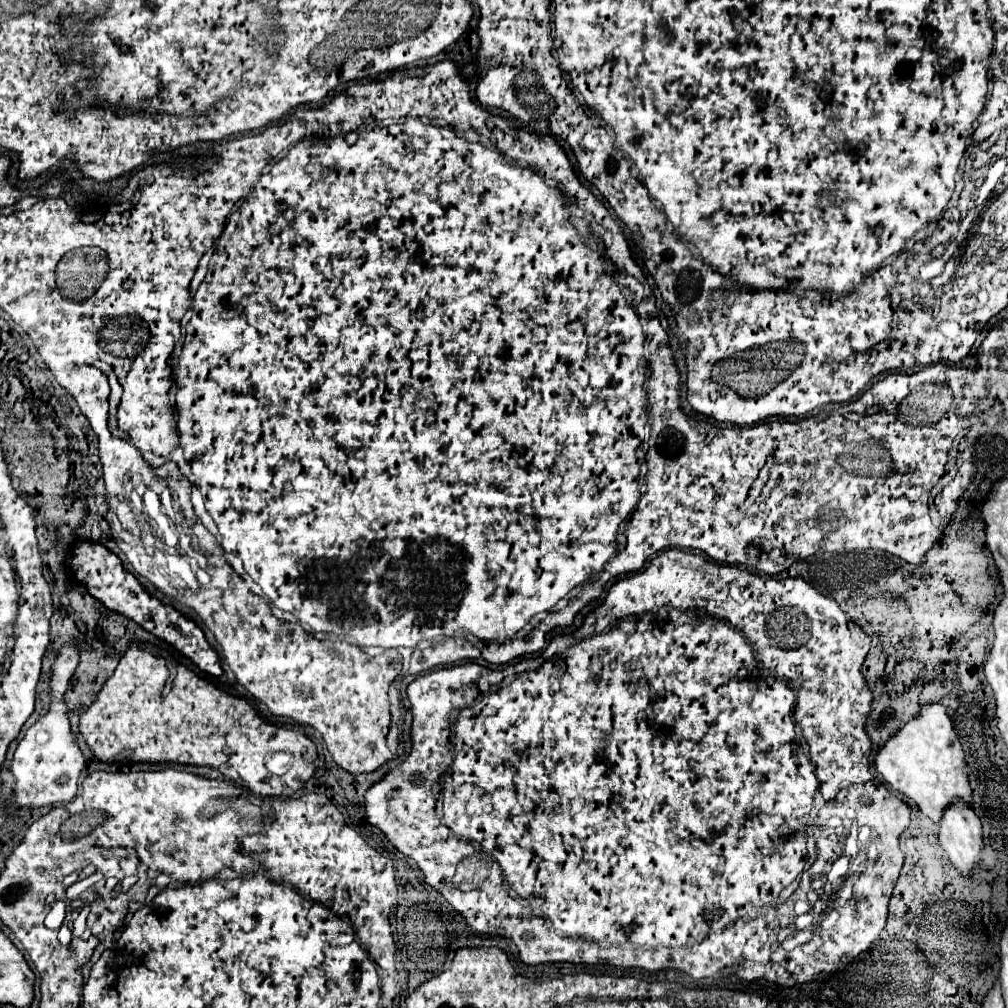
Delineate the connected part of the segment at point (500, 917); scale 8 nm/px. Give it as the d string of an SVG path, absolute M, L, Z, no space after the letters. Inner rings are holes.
M668 549L668 550L666 550L666 551L664 551L664 552L663 552L663 553L662 553L662 554L660 554L660 555L659 555L659 556L658 556L658 557L656 557L656 559L654 559L654 560L652 560L652 561L651 561L651 562L650 562L650 563L649 563L649 564L648 564L648 565L650 565L650 567L648 567L648 569L644 569L644 571L638 571L638 573L634 573L634 575L630 575L630 577L624 577L624 579L620 579L620 581L616 581L616 583L614 583L614 585L612 585L612 587L614 587L614 589L610 589L610 593L608 593L608 599L606 599L606 601L604 601L604 603L602 603L602 605L600 605L600 607L598 607L598 609L596 609L596 611L592 611L592 613L590 613L590 621L586 621L586 629L590 629L590 623L592 623L592 633L598 633L598 637L586 637L586 641L574 641L574 633L572 633L572 635L556 635L556 637L554 637L554 639L552 639L552 641L550 641L550 645L548 645L548 647L546 647L546 649L544 649L544 653L538 653L538 655L534 655L534 657L532 657L532 659L522 659L522 661L518 661L518 663L514 663L514 665L508 665L508 667L506 667L506 669L502 669L502 671L488 671L488 669L486 669L486 671L482 671L482 667L480 667L480 665L476 665L476 663L464 663L464 665L452 665L452 667L444 667L444 669L436 669L436 670L433 670L433 671L430 671L430 672L429 672L429 673L426 673L426 674L424 674L424 675L420 675L420 676L418 676L418 677L416 677L416 679L414 679L414 680L413 680L413 681L412 681L412 682L411 682L411 683L410 683L410 684L409 684L409 685L408 685L408 686L407 686L407 689L406 689L406 692L407 692L407 695L408 695L408 697L410 697L410 703L412 703L412 713L414 713L414 721L412 721L412 753L410 753L410 755L408 755L408 759L406 759L406 761L404 761L404 763L402 763L402 765L398 765L398 767L396 767L396 769L392 769L392 771L390 771L390 773L388 773L388 775L386 775L386 777L384 777L384 779L382 779L382 781L378 781L378 783L376 783L376 785L374 785L374 787L370 787L370 789L368 789L368 793L366 793L366 813L368 813L368 821L370 821L370 823L372 823L372 825L374 825L374 827L378 827L378 829L380 829L380 831L382 831L382 833L384 833L384 835L386 835L386 837L388 837L388 839L390 839L390 841L392 841L392 845L394 845L394 847L396 847L396 849L398 849L398 851L400 851L400 853L404 853L404 855L406 855L406 857L410 857L410 859L414 859L414 861L416 861L416 865L418 865L418 869L420 869L420 871L422 871L422 873L424 873L424 877L426 877L426 883L428 883L428 885L432 885L432 887L436 887L436 891L440 891L440 893L442 893L442 895L444 895L444 897L446 897L446 899L448 899L448 901L450 901L450 903L452 903L452 907L454 907L454 909L456 909L456 911L460 911L460 913L462 913L462 917L464 917L464 919L466 919L466 921L468 921L468 925L472 925L472 927L474 927L474 929L478 929L478 931L482 931L482 933L496 933L496 935L508 935L508 937L510 937L510 939L512 939L512 941L514 941L514 943L516 943L516 945L518 945L518 949L520 949L520 959L522 959L522 961L524 961L524 963L526 963L526 965L540 965L540 963L596 963L596 961L600 961L600 963L610 963L610 965L616 965L616 967L642 967L642 969L646 969L646 971L658 971L658 969L680 969L680 971L684 971L684 973L688 973L688 975L690 975L690 977L694 977L694 979L700 979L700 977L714 977L714 979L718 979L718 977L730 977L730 975L736 975L736 977L740 977L740 979L744 979L744 981L754 981L754 979L768 979L768 981L772 981L772 983L778 983L778 985L782 985L782 987L794 987L794 985L798 985L798 983L810 983L810 981L818 981L818 979L822 979L822 981L828 981L828 979L830 979L830 977L832 977L832 975L834 975L834 973L836 973L836 971L840 971L840 969L842 969L842 967L846 967L846 965L848 965L848 963L850 963L850 961L852 961L852 959L854 959L854 957L856 957L856 955L860 955L860 953L862 953L862 951L866 951L866 949L868 949L868 947L870 947L870 945L872 945L872 941L874 941L874 939L876 939L876 937L878 937L878 935L880 935L880 933L882 933L882 929L884 929L884 925L886 925L886 917L888 917L888 901L890 901L890 897L892 897L892 889L894 889L894 885L896 885L896 881L898 881L898 875L900 875L900 869L902 869L902 865L904 865L904 853L902 853L902 851L900 851L900 847L898 847L898 839L900 839L900 835L902 835L902 833L904 833L904 831L906 831L906 829L908 829L908 827L910 827L910 807L908 807L908 805L906 805L906 803L904 803L904 801L902 801L902 799L898 799L898 797L896 797L896 795L894 795L894 793L890 793L890 791L888 791L888 789L886 789L886 787L884 787L884 785L882 785L882 783L874 783L874 781L876 781L876 779L874 779L874 775L872 775L872 773L870 773L870 771L868 771L868 765L870 765L870 763L868 763L868 759L870 759L870 753L872 753L872 741L870 741L870 735L868 735L868 733L866 733L866 723L868 723L868 715L870 715L870 705L872 705L872 691L870 691L870 689L868 689L868 685L866 685L866 679L864 679L864 677L862 677L862 663L864 663L864 659L866 659L866 655L868 655L868 649L870 649L870 637L868 637L868 635L866 635L866 633L864 633L864 631L862 631L862 627L860 627L860 625L856 625L856 623L854 623L854 621L852 621L852 619L850 619L850 615L848 615L848 613L844 613L844 611L842 611L842 609L840 609L840 607L838 607L838 603L836 603L836 601L834 601L834 599L828 599L828 597L824 597L824 595L820 595L820 593L818 593L818 591L816 591L816 589L814 589L814 587L812 587L812 585L808 585L808 583L806 583L806 581L804 581L804 579L802 579L802 577L788 577L788 579L772 579L772 578L770 578L770 577L760 577L760 575L754 575L754 573L748 573L748 571L747 571L747 570L743 570L743 569L741 569L741 568L739 568L739 567L737 567L737 566L733 566L733 565L729 565L729 564L725 564L725 565L722 565L722 564L720 564L720 563L717 563L717 562L716 562L716 561L708 561L708 559L704 559L704 557L700 557L700 555L694 555L694 553L688 553L688 551L686 551L686 550L682 550L682 549ZM640 573L672 573L672 579L668 579L668 587L664 587L664 589L662 589L662 591L664 591L664 593L662 593L662 597L660 597L660 595L656 595L656 597L652 597L652 595L650 595L650 593L646 593L646 591L650 591L650 589L646 589L646 587L644 587L644 589L640 589L640 587L642 587L642 585L640 585L640 583L638 583L638 581L636 581L636 579L640 579L640 577L636 577L636 575L640 575ZM614 607L620 607L620 611L622 611L622 617L626 617L626 615L632 615L632 617L630 617L630 621L614 621L614 625L610 625L610 621L606 621L606 617L594 617L594 613L610 613L610 617L614 617ZM500 679L502 679L502 683L500 683L500 687L498 687L498 689L494 689L494 693L486 693L486 695L482 695L482 687L494 687L494 685L496 685L496 683L498 683L498 681L500 681ZM450 723L452 723L452 733L454 733L454 735L456 735L456 739L454 739L454 745L452 745L452 743L450 743ZM440 789L442 789L442 813L438 813L438 793L440 793ZM811 882L812 882L812 884L813 884L813 885L814 885L814 886L813 886L813 888L814 888L814 890L815 890L815 892L816 892L816 893L818 893L818 895L819 895L819 899L818 899L818 900L817 900L817 901L816 901L816 902L815 902L815 905L814 905L814 906L813 906L813 909L812 909L812 911L811 911L811 912L808 912L808 913L805 913L805 914L802 914L802 915L799 915L799 916L796 916L796 917L795 917L795 918L794 918L794 920L793 920L793 921L797 921L797 924L796 924L796 929L795 929L795 931L794 931L794 933L793 933L793 934L792 934L792 935L791 935L791 936L789 936L789 937L788 937L788 938L786 938L786 939L785 939L785 940L783 940L783 941L781 941L781 942L779 942L779 943L778 943L778 939L776 939L776 937L774 937L774 933L772 933L772 935L770 935L770 925L768 925L768 931L766 931L766 927L760 927L760 923L766 923L766 921L774 921L774 918L773 918L773 917L764 917L764 913L766 913L766 911L768 911L768 909L774 909L774 907L778 907L778 906L780 906L780 905L781 905L781 904L782 904L782 903L784 903L784 902L785 902L785 901L787 901L787 900L789 900L789 899L790 899L790 898L791 898L791 896L792 896L792 894L793 894L793 893L794 893L794 892L795 892L795 891L796 891L796 889L798 889L798 888L799 888L799 886L800 886L800 887L801 887L801 886L802 886L802 885L803 885L803 890L807 890L807 889L808 889L808 888L809 888L809 890L813 890L813 888L812 888L812 887L811 887Z

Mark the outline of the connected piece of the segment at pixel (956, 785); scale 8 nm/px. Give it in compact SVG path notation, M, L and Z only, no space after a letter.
M942 703L922 707L920 715L896 731L876 755L876 771L882 775L884 783L908 799L914 799L920 811L934 823L940 823L942 813L956 801L972 805L970 779L964 769L964 749Z

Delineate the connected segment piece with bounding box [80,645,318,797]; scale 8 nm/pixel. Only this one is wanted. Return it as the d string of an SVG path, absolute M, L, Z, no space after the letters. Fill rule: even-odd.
M132 645L116 671L106 679L98 699L90 705L86 713L80 717L80 733L90 745L96 759L104 763L112 761L178 761L188 765L202 765L218 769L228 781L254 791L254 795L262 797L280 797L284 791L294 793L314 775L318 767L316 745L302 733L274 727L262 721L256 711L244 701L232 695L226 695L210 681L194 675L184 665L172 665L164 657L150 655L148 651ZM252 741L258 741L258 747L252 747ZM272 751L290 751L294 755L294 763L284 777L274 777L264 767L264 757Z

